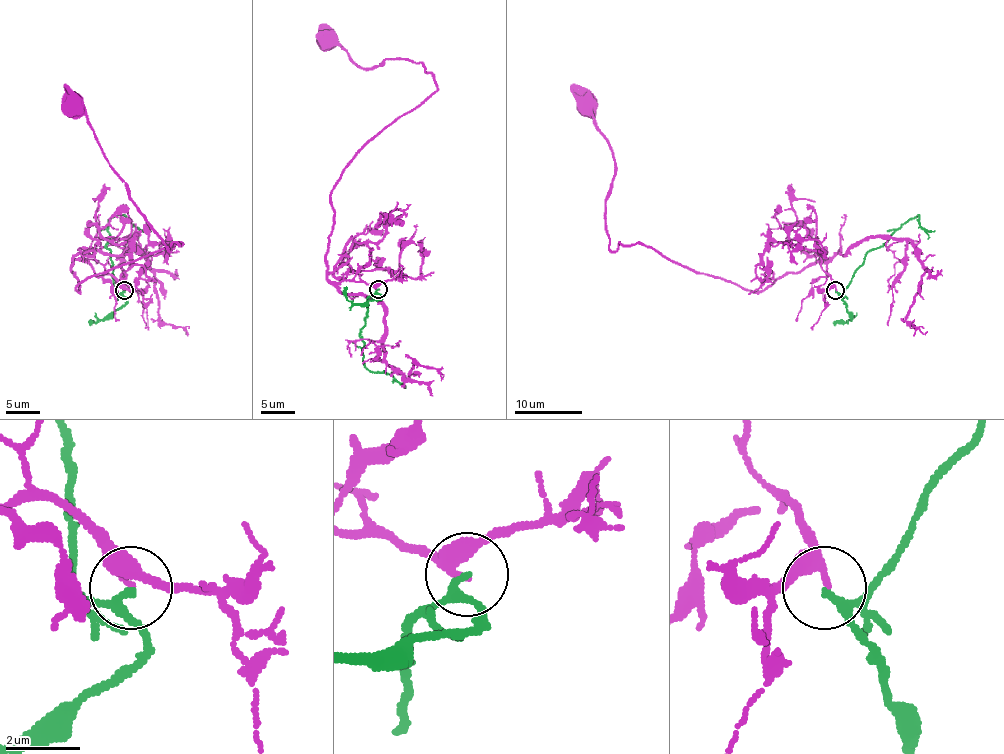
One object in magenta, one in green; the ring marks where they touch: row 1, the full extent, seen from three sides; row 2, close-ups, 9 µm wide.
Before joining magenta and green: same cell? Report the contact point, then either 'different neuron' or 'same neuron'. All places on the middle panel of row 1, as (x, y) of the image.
place (378, 289); different neuron

